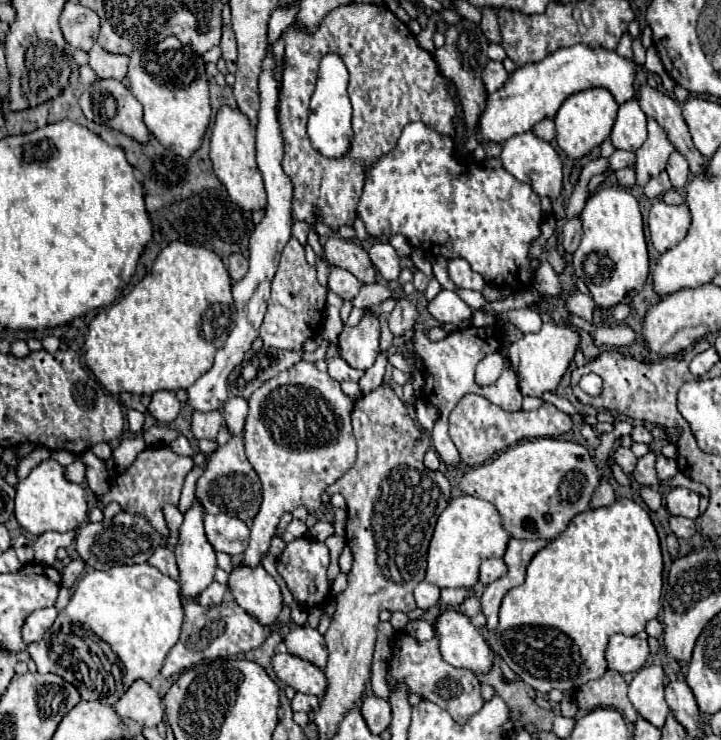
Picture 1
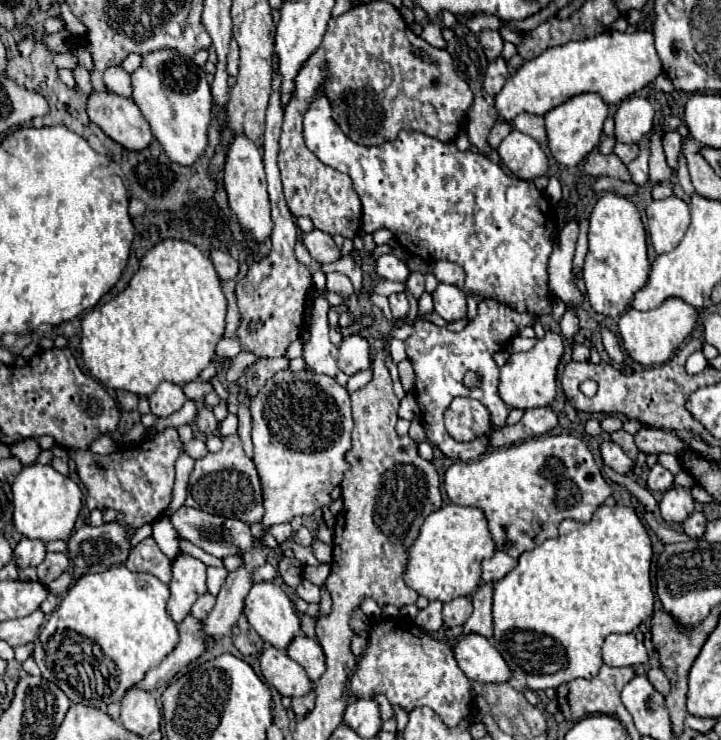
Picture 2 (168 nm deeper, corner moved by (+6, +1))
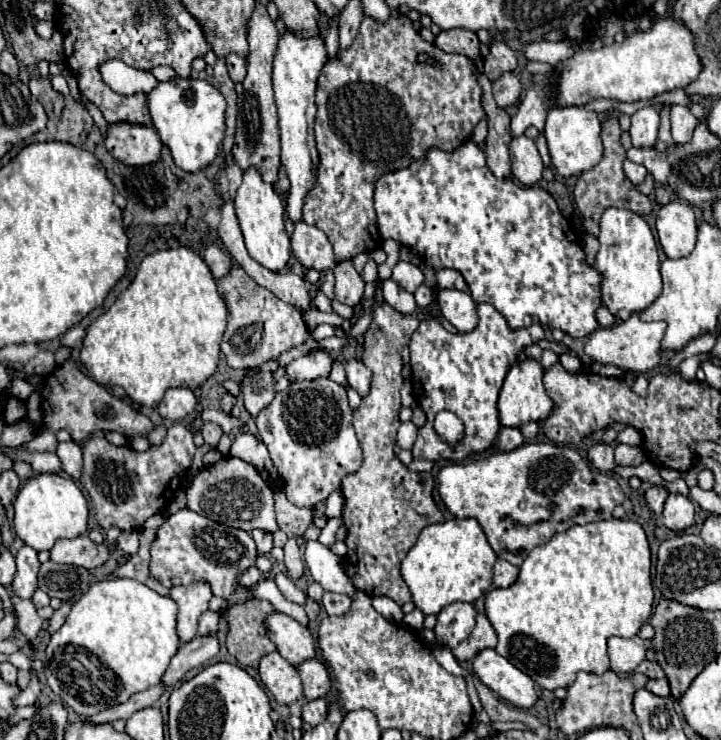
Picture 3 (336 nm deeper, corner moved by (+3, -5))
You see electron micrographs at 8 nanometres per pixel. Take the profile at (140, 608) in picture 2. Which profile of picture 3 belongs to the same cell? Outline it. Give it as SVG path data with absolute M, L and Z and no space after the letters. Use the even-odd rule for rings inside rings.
M110 578L110 580L94 582L88 588L88 592L74 602L64 626L52 638L56 638L56 642L60 642L62 646L74 644L74 646L86 648L118 676L120 684L110 684L110 686L104 684L102 688L98 686L96 690L88 690L88 694L82 690L70 690L70 684L64 682L62 678L48 680L48 686L54 690L54 694L76 714L94 716L96 712L106 710L108 706L126 702L134 692L142 692L150 688L150 684L158 684L162 680L172 656L178 652L178 646L180 646L180 638L176 634L176 602L170 596L160 596L158 592L150 590L146 584L132 578Z

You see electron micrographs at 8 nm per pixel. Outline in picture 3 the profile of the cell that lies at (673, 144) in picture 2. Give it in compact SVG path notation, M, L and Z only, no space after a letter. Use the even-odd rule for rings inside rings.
M672 106L670 122L672 122L674 144L680 146L680 144L686 144L692 138L692 132L698 124L698 118L692 116L692 112L686 106Z

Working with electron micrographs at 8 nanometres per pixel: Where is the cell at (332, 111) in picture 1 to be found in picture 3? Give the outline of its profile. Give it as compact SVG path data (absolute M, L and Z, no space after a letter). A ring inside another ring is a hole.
M464 142L454 152L428 148L424 158L410 166L382 174L374 184L374 210L384 240L392 238L416 250L434 270L454 268L462 272L470 296L498 308L510 320L510 328L542 324L544 328L560 328L574 338L584 338L598 328L594 312L602 304L598 296L600 276L584 264L582 244L560 216L554 198L540 186L520 188L508 178L496 178L476 144Z

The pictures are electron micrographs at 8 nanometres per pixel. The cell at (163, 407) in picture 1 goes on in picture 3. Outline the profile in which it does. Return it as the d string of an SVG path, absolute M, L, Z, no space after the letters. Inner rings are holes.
M170 388L158 404L158 414L172 422L182 422L196 410L196 406L198 400L190 388Z

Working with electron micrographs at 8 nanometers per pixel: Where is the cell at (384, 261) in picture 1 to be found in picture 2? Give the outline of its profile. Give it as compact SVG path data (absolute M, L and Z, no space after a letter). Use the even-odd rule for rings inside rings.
M383 254L381 258L377 258L375 262L375 270L379 276L391 280L391 282L407 282L409 278L409 268L403 260L399 260L393 254Z

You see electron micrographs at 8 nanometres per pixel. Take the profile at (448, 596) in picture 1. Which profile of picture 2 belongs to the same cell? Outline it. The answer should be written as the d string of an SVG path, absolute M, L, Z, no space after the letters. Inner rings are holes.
M433 600L429 602L429 606L425 610L419 610L417 618L415 618L415 624L419 628L423 628L425 632L435 632L443 626L443 620L441 620L441 608L443 608L443 602L439 600Z

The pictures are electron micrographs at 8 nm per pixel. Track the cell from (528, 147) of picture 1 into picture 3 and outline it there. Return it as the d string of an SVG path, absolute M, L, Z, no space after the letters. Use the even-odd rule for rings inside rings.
M522 136L512 138L510 142L510 162L512 162L512 174L516 180L520 180L526 186L534 186L542 178L542 158L538 154L538 148L534 140Z

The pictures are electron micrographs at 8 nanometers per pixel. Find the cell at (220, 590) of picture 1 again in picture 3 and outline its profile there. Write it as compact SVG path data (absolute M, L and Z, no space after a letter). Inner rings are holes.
M206 610L200 616L200 622L198 622L198 634L200 636L206 636L210 632L216 632L218 630L218 622L220 622L220 614L218 612L212 612L212 610Z

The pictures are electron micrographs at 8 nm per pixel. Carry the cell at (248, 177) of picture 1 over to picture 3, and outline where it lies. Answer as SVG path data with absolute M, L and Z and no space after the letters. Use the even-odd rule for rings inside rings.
M252 166L244 170L242 186L236 190L236 196L234 196L234 208L236 208L236 216L250 256L272 272L284 270L290 260L290 238L284 230L284 202L274 192L272 184L266 184L262 180L262 174L258 168Z

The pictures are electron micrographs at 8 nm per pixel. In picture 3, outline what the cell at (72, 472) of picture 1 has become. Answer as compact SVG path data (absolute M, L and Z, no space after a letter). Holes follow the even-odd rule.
M4 448L2 450L6 456L10 456L12 460L24 460L28 462L38 474L60 474L62 472L62 464L60 464L60 458L52 452L26 452L22 448L18 448L16 452L10 450L10 448Z

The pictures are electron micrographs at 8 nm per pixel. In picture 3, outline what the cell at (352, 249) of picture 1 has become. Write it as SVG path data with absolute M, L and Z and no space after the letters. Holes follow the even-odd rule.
M306 222L294 224L292 252L306 270L316 268L322 272L336 266L334 250L328 236L322 230L308 226Z

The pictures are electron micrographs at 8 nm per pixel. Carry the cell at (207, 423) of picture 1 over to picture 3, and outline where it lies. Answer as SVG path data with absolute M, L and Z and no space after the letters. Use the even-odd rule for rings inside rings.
M206 422L200 432L202 432L206 444L212 444L212 446L216 446L218 440L220 440L220 436L222 436L222 428L218 424L214 424L214 422Z

